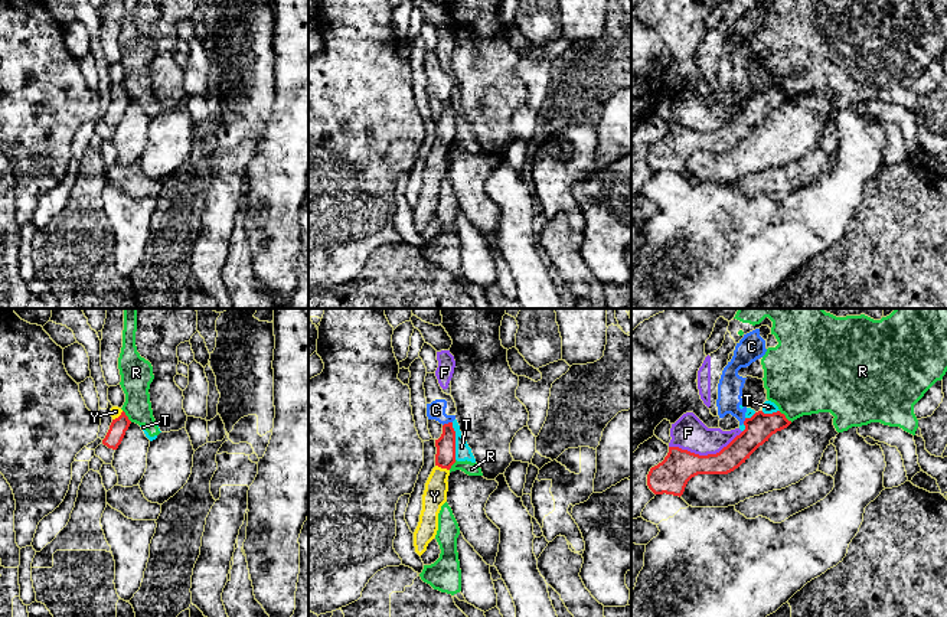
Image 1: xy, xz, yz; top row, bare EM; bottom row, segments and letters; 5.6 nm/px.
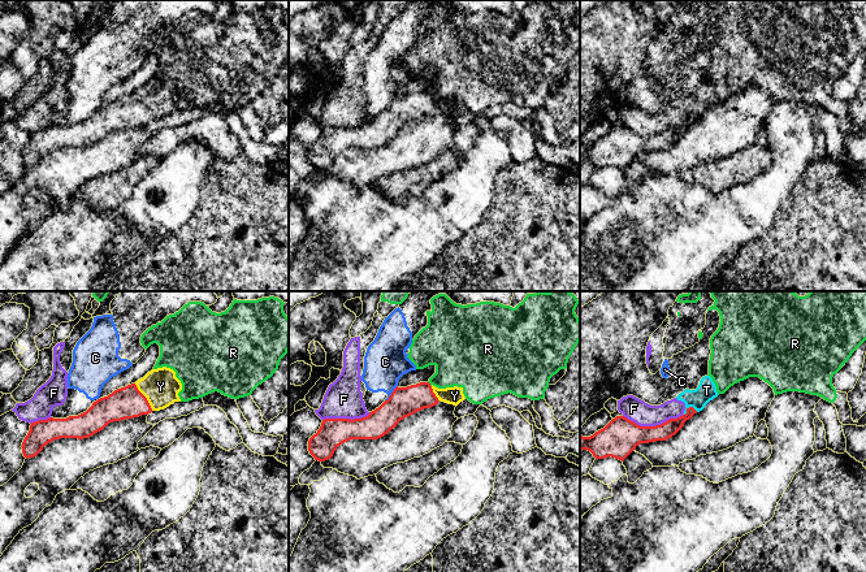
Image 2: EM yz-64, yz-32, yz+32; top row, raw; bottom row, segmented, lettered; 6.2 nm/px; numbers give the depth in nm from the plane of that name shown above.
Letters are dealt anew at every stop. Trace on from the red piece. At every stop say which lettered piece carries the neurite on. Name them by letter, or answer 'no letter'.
Y

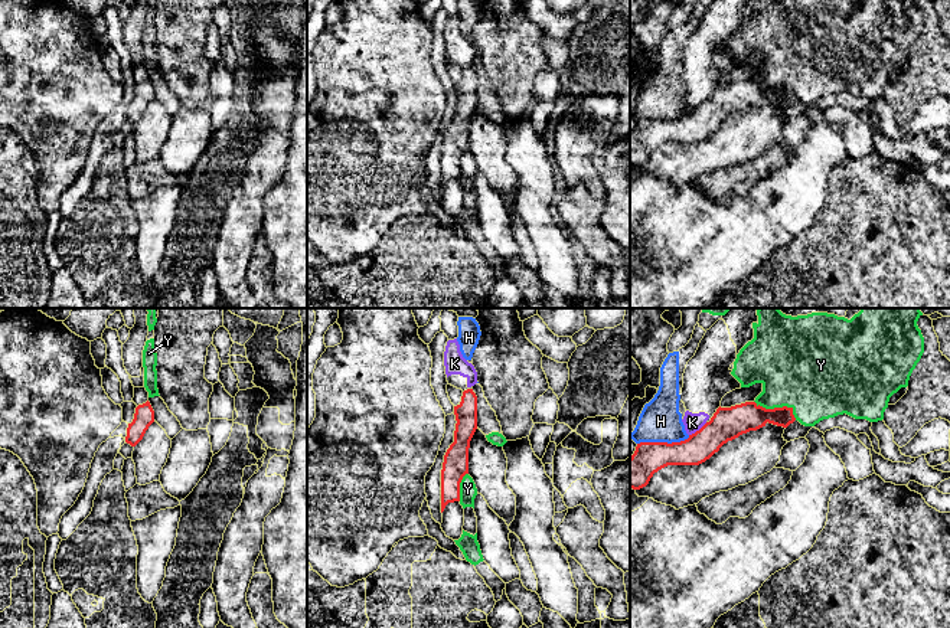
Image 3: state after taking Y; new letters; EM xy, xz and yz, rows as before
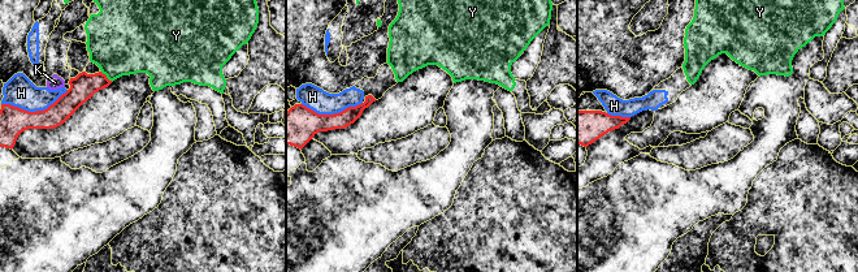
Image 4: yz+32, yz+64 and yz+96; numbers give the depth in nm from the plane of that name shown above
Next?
no letter

